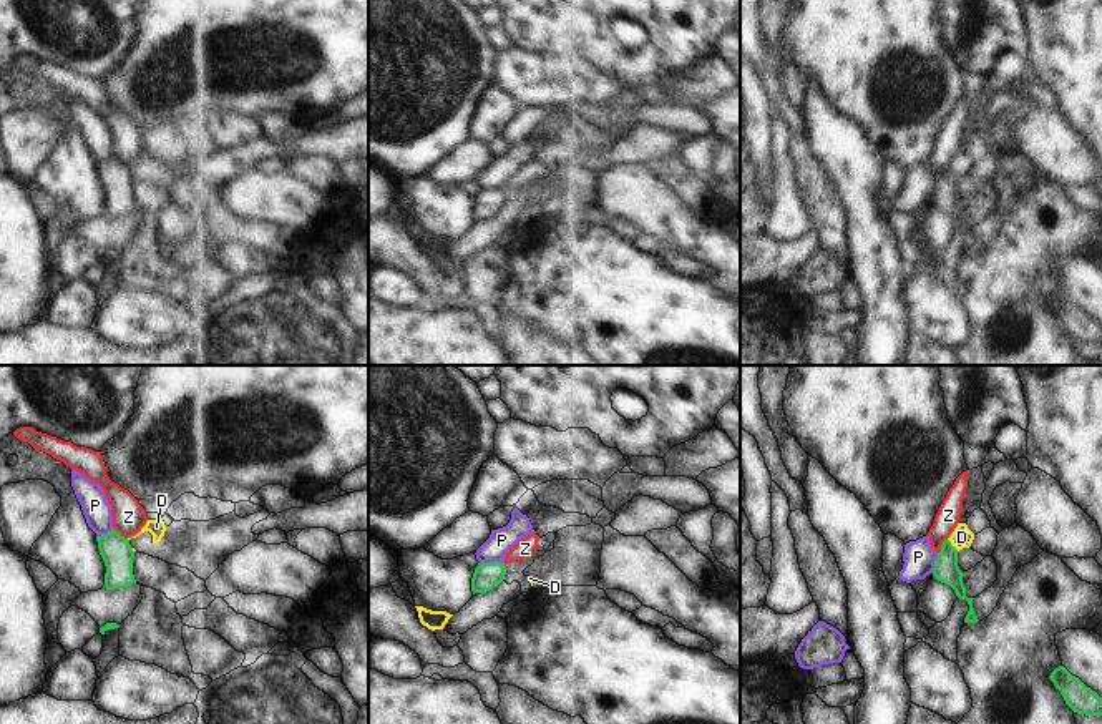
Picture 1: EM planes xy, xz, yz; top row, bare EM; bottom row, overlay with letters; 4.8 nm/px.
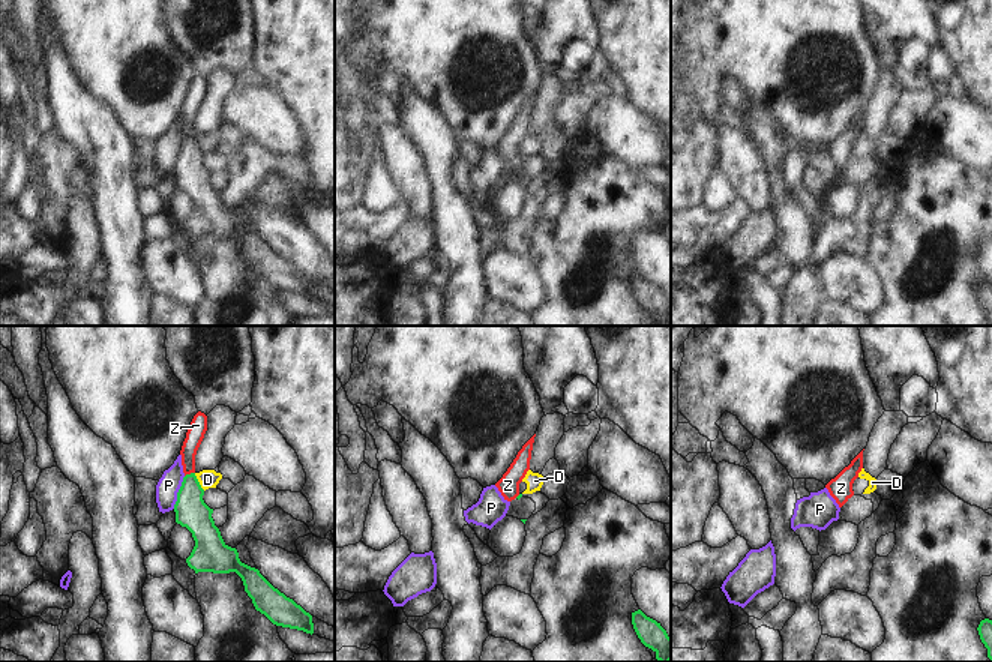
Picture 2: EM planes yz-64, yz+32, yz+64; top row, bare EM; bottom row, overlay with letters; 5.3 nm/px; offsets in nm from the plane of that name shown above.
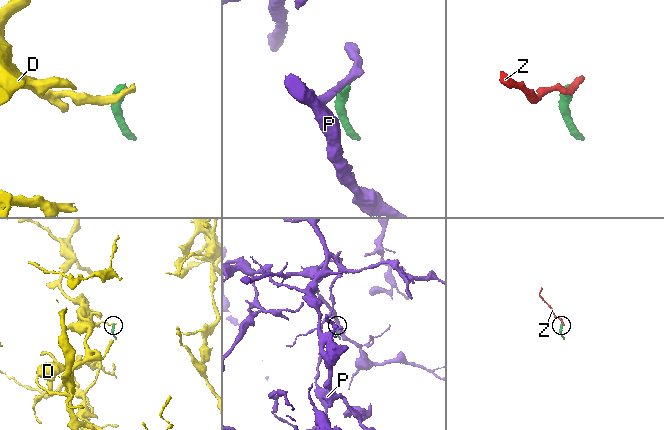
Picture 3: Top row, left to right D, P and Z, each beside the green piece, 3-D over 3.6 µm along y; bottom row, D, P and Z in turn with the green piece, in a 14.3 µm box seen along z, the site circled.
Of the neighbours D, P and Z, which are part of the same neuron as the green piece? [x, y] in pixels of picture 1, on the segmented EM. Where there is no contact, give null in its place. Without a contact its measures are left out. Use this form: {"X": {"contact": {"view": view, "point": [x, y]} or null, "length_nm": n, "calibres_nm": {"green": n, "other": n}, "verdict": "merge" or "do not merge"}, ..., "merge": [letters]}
{"D": {"contact": {"view": "yz", "point": [951, 545]}, "length_nm": 80, "calibres_nm": {"green": 120, "other": 100}, "verdict": "do not merge"}, "P": {"contact": {"view": "xz", "point": [493, 562]}, "length_nm": 120, "calibres_nm": {"green": 130, "other": 120}, "verdict": "do not merge"}, "Z": {"contact": {"view": "yz", "point": [941, 547]}, "length_nm": 90, "calibres_nm": {"green": 120, "other": 120}, "verdict": "do not merge"}, "merge": []}

